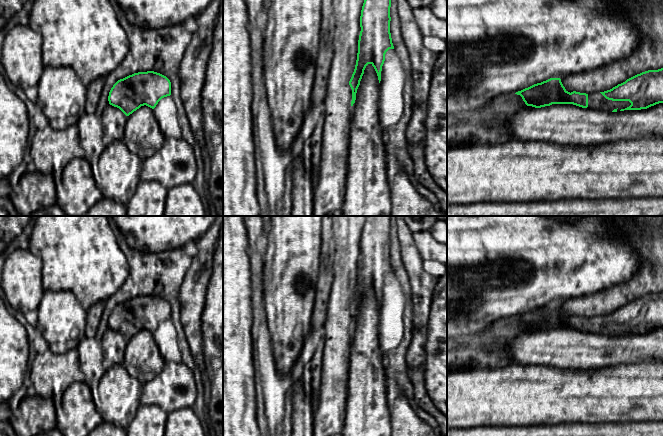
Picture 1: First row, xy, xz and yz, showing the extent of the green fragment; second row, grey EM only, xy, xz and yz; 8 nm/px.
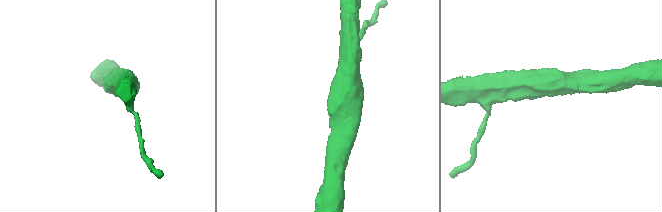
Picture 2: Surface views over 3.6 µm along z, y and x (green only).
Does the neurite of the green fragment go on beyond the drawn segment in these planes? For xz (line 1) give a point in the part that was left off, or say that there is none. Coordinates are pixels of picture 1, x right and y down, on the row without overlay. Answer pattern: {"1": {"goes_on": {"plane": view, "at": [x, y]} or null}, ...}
{"1": {"goes_on": null}}

